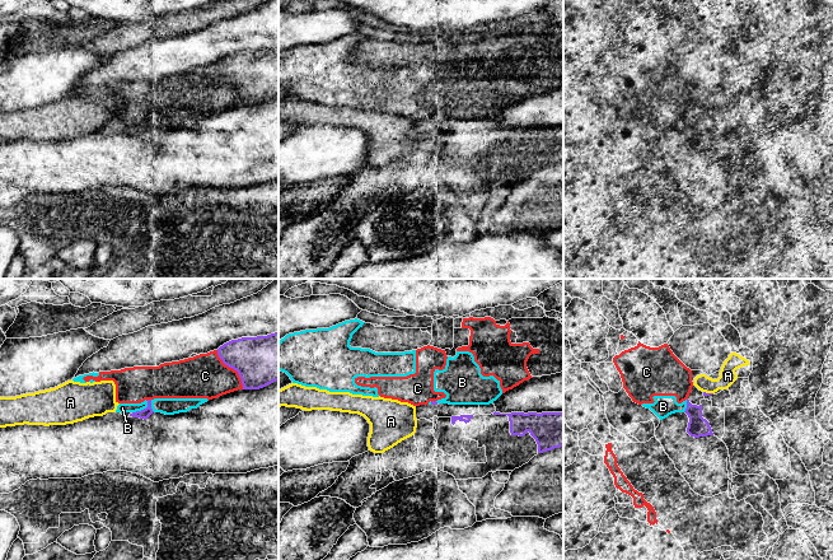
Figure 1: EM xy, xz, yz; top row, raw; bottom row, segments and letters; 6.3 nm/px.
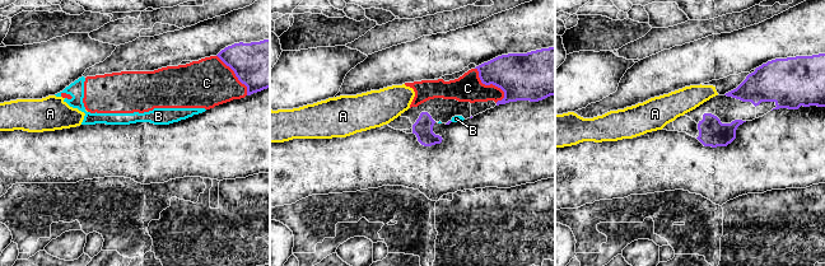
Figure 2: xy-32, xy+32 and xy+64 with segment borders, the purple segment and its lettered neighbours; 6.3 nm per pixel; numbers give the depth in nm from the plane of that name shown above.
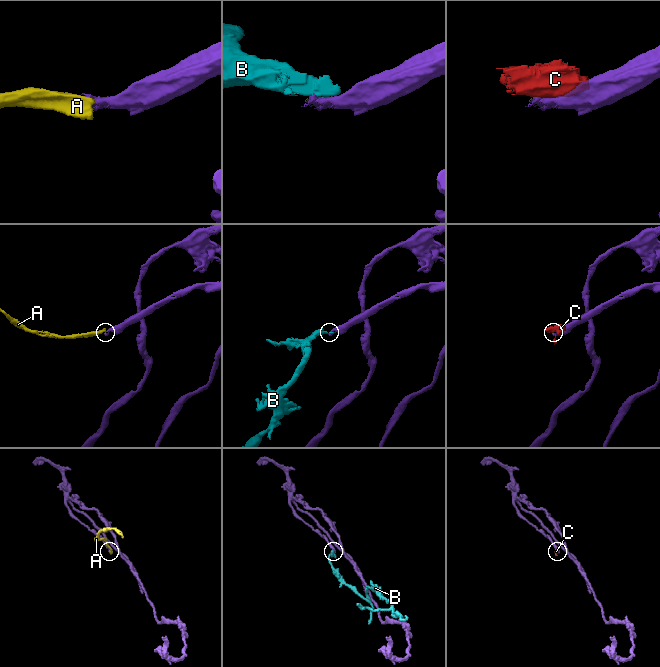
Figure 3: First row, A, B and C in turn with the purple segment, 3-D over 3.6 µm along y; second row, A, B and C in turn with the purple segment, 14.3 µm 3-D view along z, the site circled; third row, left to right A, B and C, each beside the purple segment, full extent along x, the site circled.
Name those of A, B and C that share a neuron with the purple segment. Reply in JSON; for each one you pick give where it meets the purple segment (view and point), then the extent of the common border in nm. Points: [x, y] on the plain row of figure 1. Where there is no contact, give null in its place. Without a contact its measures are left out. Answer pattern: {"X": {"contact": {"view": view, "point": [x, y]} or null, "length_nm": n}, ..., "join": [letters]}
{"join": []}

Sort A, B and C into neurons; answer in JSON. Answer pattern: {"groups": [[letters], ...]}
{"groups": [["A"], ["B", "C"]]}

